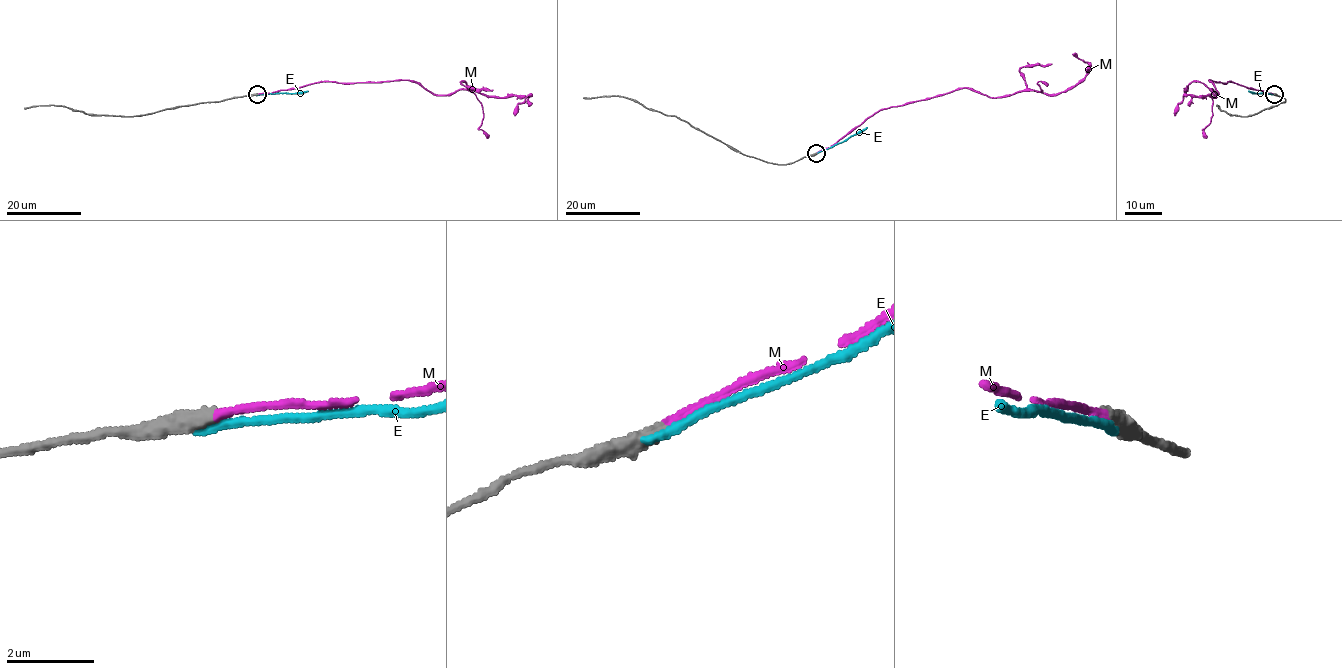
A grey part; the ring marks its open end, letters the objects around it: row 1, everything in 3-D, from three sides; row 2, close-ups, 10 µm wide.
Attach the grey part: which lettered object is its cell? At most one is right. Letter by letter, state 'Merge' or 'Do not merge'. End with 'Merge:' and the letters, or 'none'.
E: Do not merge
M: Merge
Merge: M

